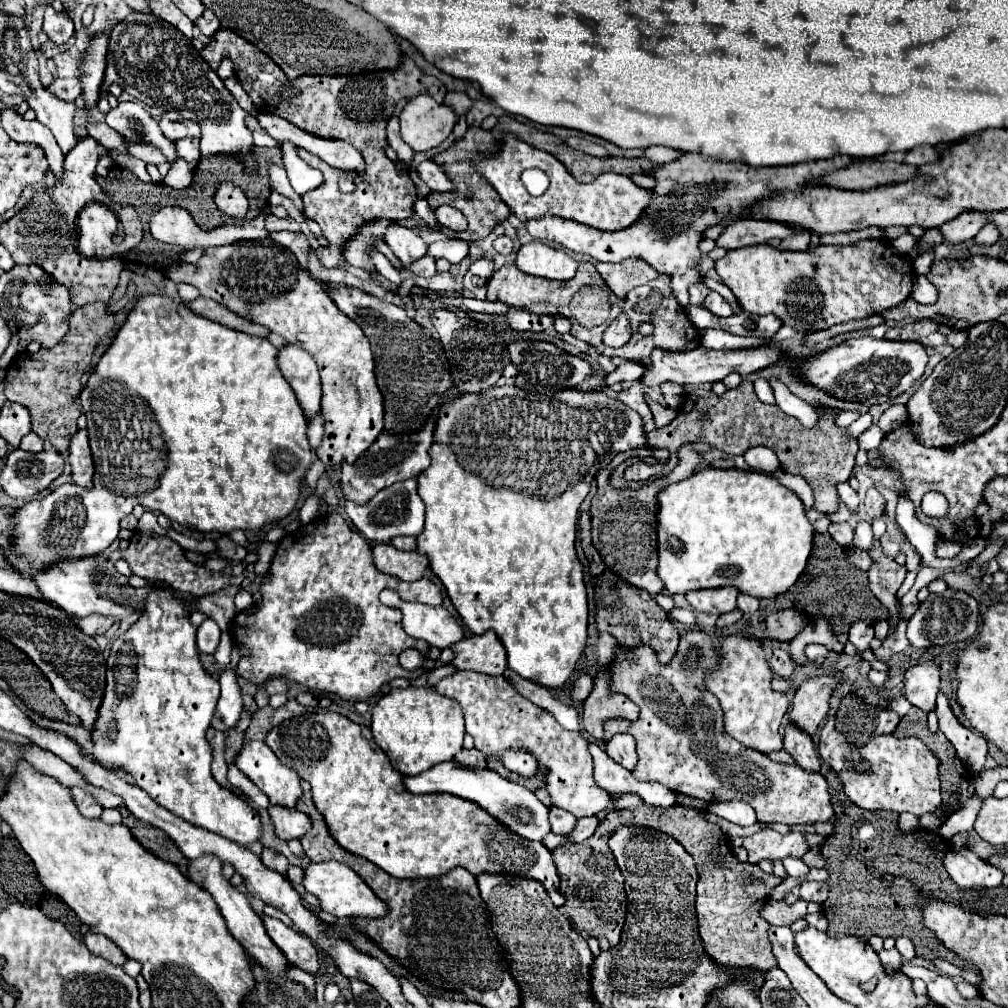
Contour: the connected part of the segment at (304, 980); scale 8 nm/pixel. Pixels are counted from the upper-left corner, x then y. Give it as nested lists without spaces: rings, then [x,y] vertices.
[[[291,966],[288,971],[288,976],[292,977],[294,981],[303,984],[306,987],[310,997],[314,999],[316,993],[315,981],[309,973],[302,971],[297,967]]]

